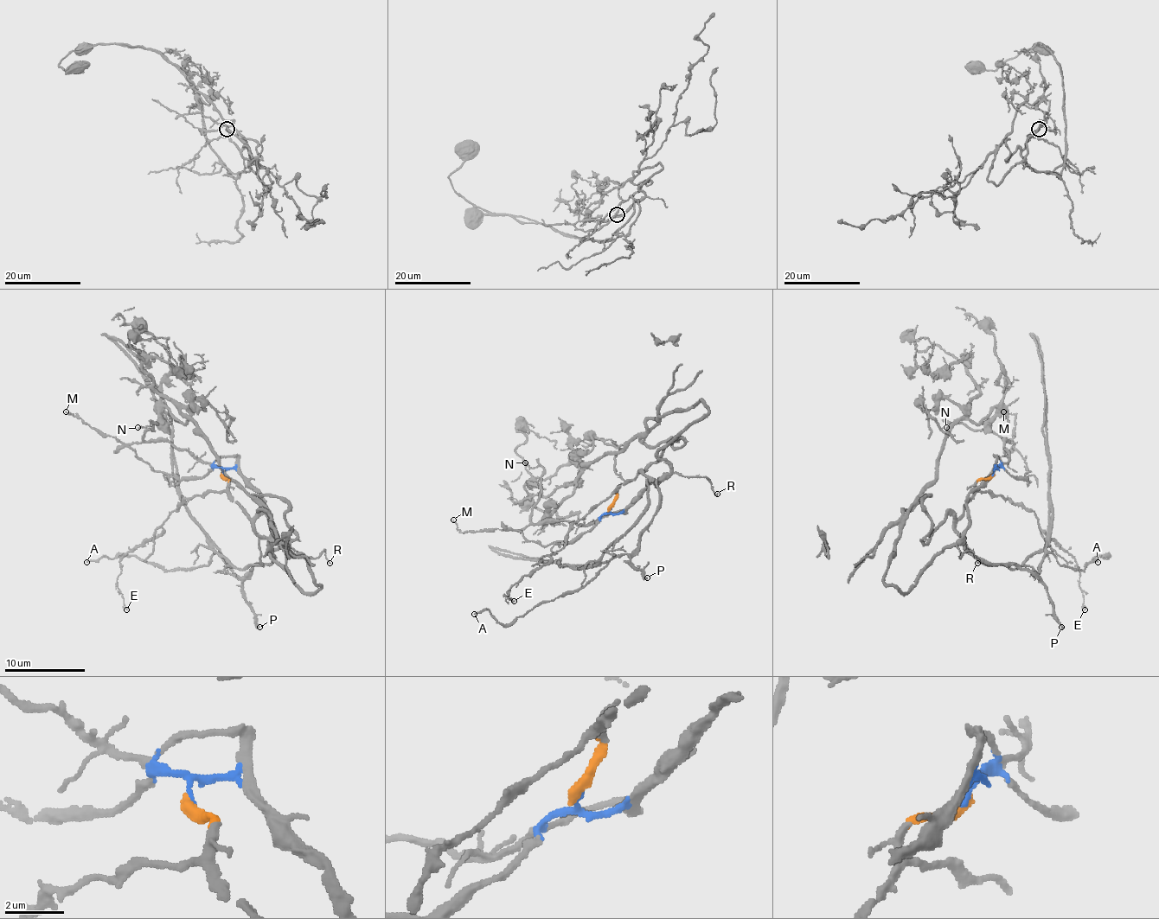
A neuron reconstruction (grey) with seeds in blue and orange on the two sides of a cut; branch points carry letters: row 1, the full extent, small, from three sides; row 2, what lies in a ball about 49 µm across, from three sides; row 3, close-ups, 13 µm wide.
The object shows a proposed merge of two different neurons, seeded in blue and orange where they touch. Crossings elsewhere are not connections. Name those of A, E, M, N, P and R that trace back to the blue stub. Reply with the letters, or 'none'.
M, N, R

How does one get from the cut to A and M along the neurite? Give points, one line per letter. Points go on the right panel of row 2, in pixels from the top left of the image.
A: (994, 475), (977, 481), (956, 523), (976, 555), (1038, 576), (1047, 553), (1074, 570), (1108, 555), (1098, 561)
M: (994, 473), (1008, 461), (1003, 449), (1006, 441), (1014, 443), (1015, 417), (1003, 411)

